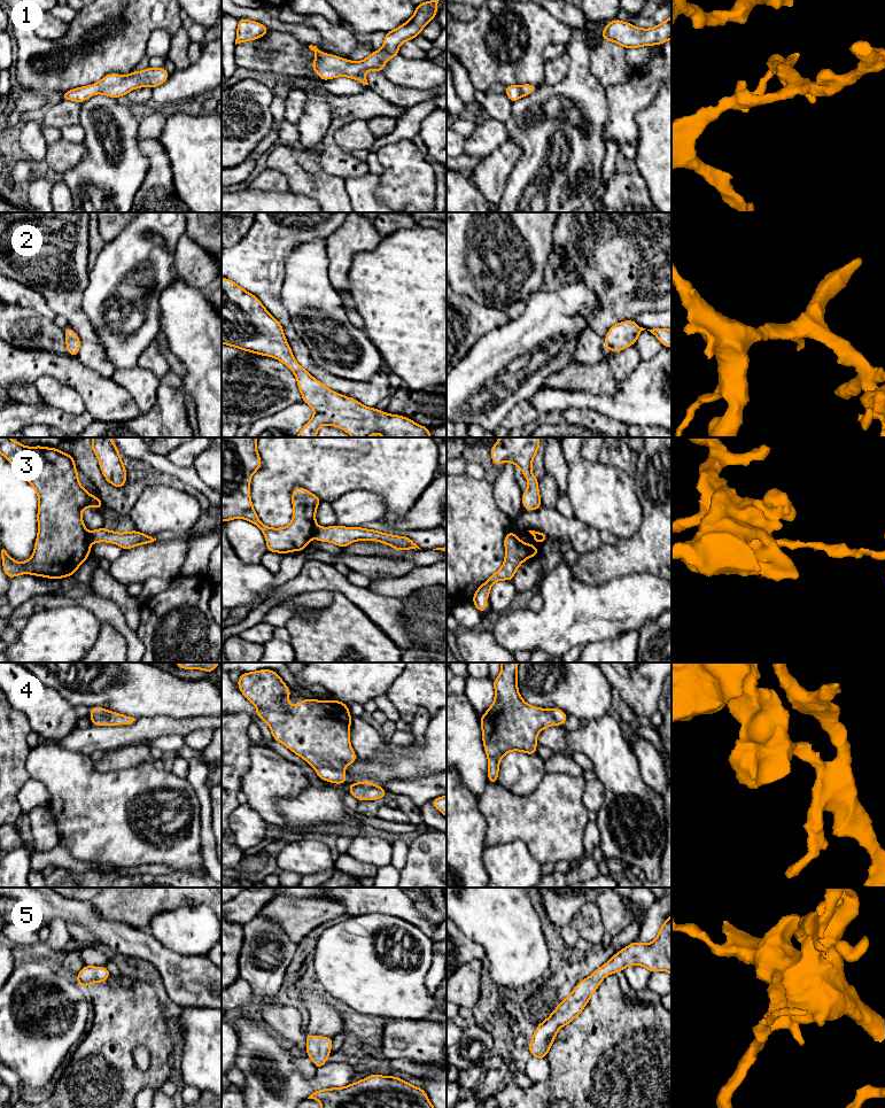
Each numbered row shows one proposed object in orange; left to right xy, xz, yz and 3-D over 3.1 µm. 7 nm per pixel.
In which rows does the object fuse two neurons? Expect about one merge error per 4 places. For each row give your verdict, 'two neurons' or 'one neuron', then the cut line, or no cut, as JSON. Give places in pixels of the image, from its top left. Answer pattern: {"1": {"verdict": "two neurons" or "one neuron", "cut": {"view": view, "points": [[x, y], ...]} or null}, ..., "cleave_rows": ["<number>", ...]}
{"1": {"verdict": "one neuron", "cut": null}, "2": {"verdict": "one neuron", "cut": null}, "3": {"verdict": "two neurons", "cut": {"view": "xz", "points": [[317, 526], [312, 536]]}}, "4": {"verdict": "one neuron", "cut": null}, "5": {"verdict": "one neuron", "cut": null}, "cleave_rows": ["3"]}

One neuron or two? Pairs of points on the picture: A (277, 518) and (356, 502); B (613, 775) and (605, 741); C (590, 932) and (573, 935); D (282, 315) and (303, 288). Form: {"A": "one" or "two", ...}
{"A": "two", "B": "one", "C": "two", "D": "two"}

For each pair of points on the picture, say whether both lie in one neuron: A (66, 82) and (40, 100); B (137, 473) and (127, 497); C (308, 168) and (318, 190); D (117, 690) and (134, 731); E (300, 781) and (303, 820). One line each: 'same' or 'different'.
A: different
B: same
C: same
D: different
E: different

